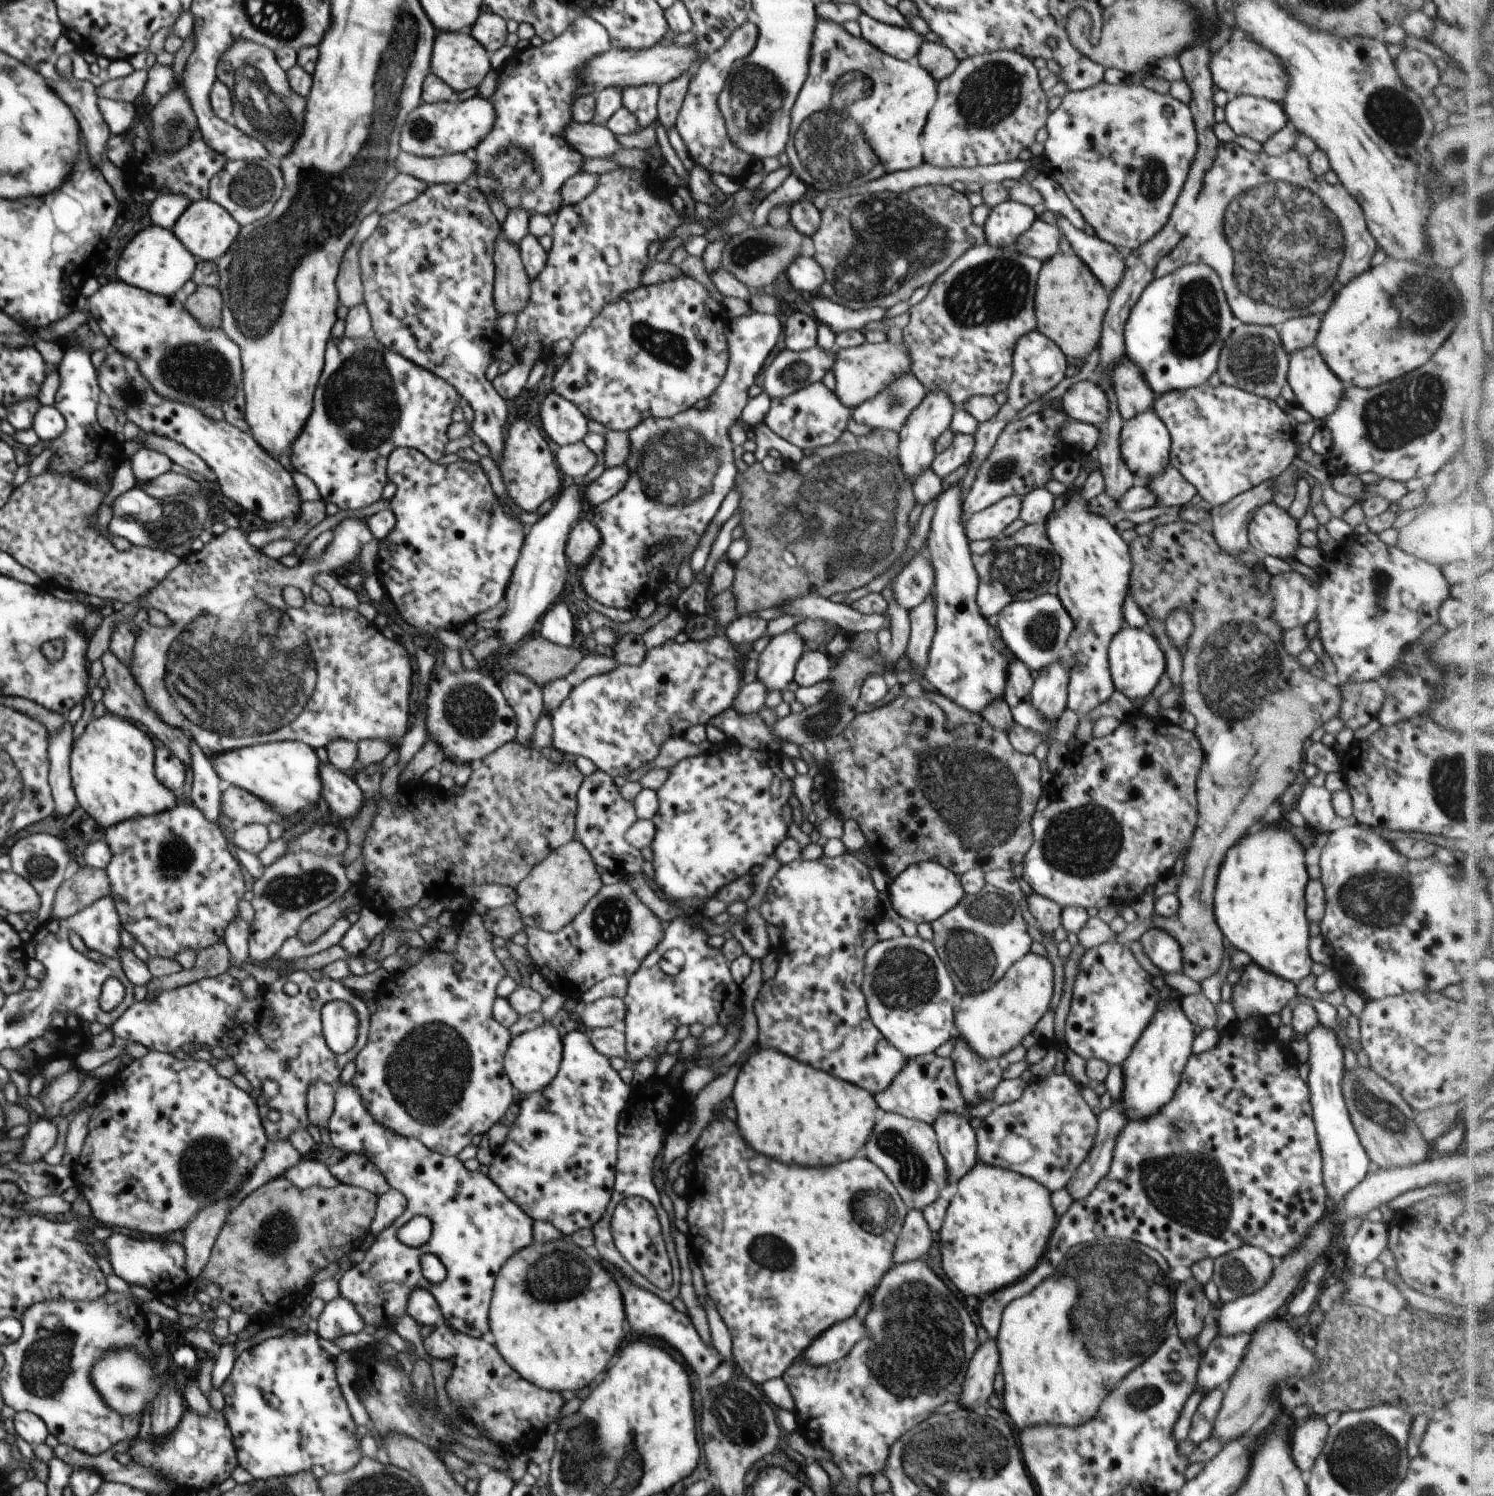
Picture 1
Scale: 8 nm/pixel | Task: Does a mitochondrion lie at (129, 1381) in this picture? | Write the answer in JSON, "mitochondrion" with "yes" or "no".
{"mitochondrion":"yes"}

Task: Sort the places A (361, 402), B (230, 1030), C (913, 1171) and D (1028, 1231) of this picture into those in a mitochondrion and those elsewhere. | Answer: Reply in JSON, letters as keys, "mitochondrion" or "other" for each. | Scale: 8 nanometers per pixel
{"A":"mitochondrion","B":"other","C":"mitochondrion","D":"other"}

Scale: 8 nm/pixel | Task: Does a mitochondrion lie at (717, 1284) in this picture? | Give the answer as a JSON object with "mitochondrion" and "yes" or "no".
{"mitochondrion":"no"}

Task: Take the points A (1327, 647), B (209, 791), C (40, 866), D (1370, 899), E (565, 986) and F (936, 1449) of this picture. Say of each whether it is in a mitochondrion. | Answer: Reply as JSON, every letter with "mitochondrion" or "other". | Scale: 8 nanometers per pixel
{"A":"other","B":"other","C":"mitochondrion","D":"mitochondrion","E":"other","F":"mitochondrion"}

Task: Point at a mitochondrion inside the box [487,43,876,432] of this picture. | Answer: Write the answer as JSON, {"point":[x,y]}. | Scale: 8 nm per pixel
{"point":[757,96]}

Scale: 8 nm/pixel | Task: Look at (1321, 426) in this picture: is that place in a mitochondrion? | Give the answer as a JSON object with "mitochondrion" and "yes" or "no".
{"mitochondrion":"no"}

